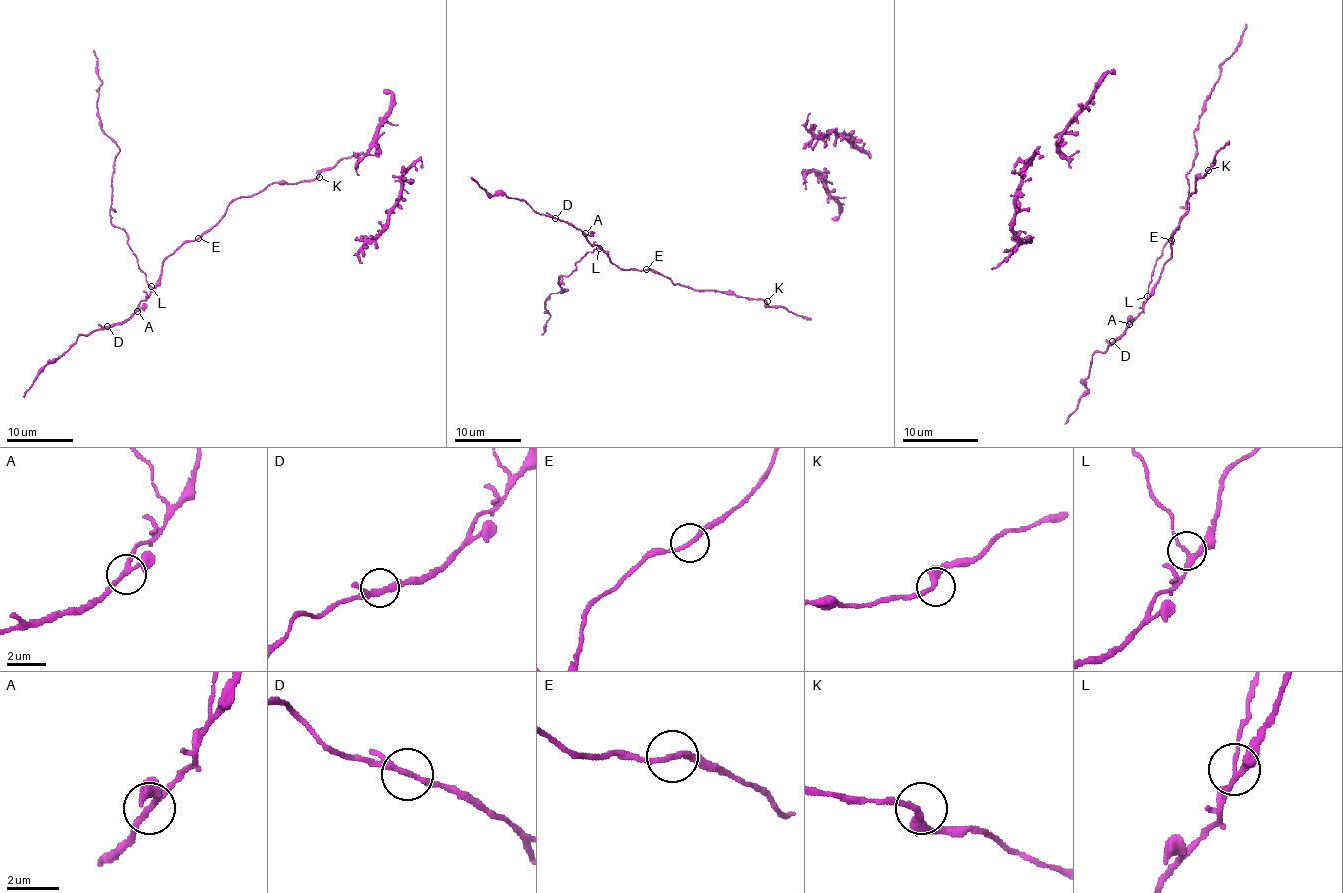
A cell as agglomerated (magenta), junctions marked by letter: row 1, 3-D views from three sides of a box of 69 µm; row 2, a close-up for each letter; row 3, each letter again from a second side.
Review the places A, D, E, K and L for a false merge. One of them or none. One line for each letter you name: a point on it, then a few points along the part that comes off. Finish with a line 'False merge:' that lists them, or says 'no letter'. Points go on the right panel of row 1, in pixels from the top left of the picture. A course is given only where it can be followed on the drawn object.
L: place (1147, 296); course (1147, 295), (1162, 248), (1187, 210), (1187, 172), (1194, 162), (1198, 118), (1219, 67), (1232, 54), (1246, 23)
False merge: L

